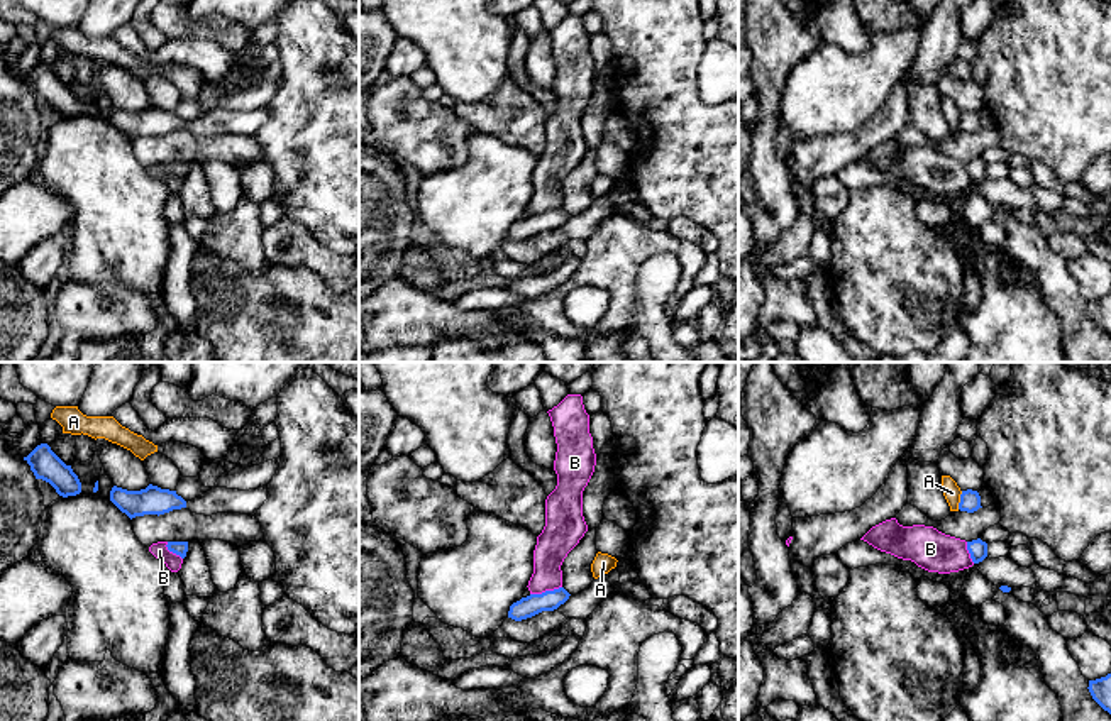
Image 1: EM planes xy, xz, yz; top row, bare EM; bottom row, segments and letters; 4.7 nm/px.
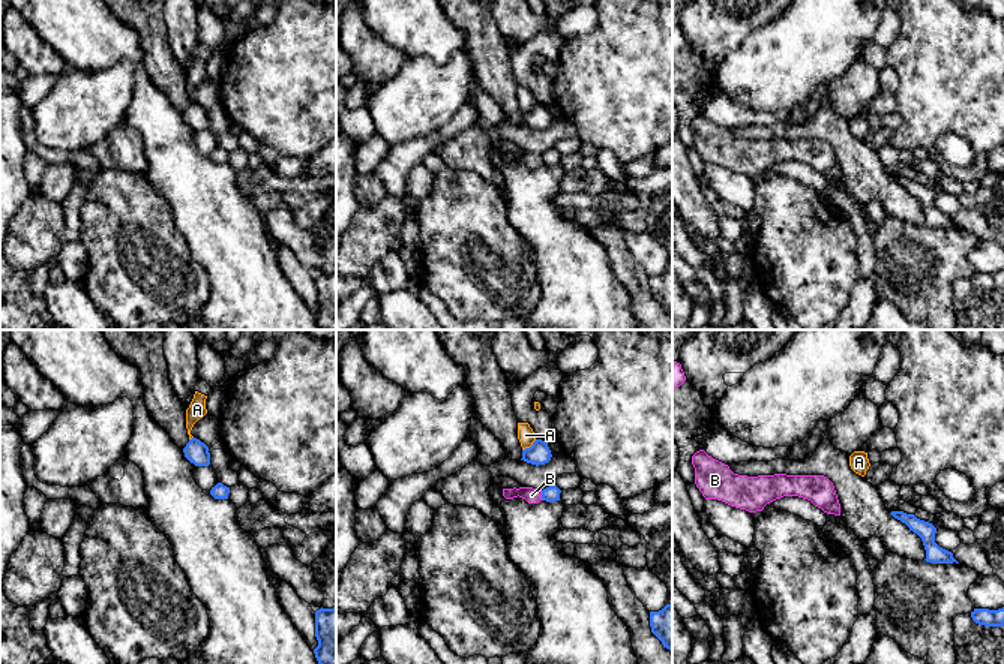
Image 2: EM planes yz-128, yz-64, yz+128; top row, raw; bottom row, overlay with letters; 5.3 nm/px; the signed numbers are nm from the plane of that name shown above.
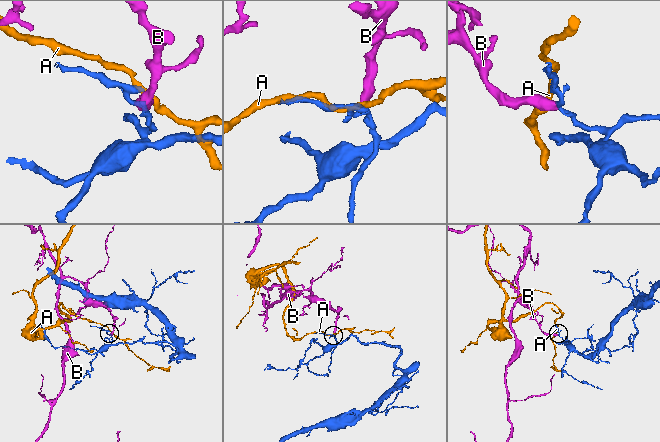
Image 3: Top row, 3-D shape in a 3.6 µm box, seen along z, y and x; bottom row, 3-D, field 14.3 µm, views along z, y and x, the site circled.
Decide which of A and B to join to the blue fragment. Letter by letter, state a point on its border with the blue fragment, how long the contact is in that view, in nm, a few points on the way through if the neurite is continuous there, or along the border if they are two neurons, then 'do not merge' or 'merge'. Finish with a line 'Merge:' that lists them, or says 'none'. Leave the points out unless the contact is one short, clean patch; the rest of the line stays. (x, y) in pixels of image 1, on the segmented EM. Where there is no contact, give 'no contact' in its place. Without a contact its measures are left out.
A: meets blue in yz at (961, 500); contact 90 nm long; border along yz (962, 491), (957, 508); do not merge
B: meets blue in xz at (546, 591); contact 160 nm long; border along xz (561, 586), (530, 594); do not merge
Merge: none

